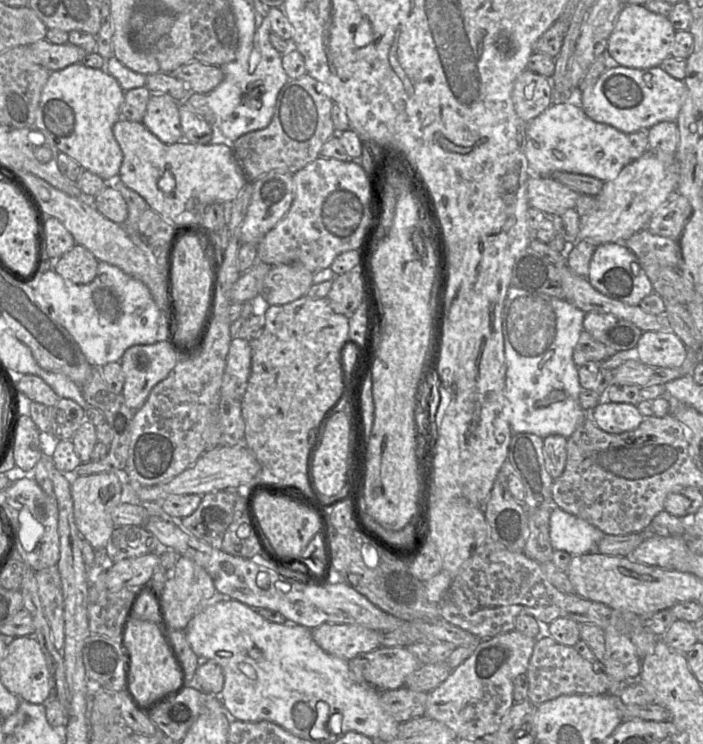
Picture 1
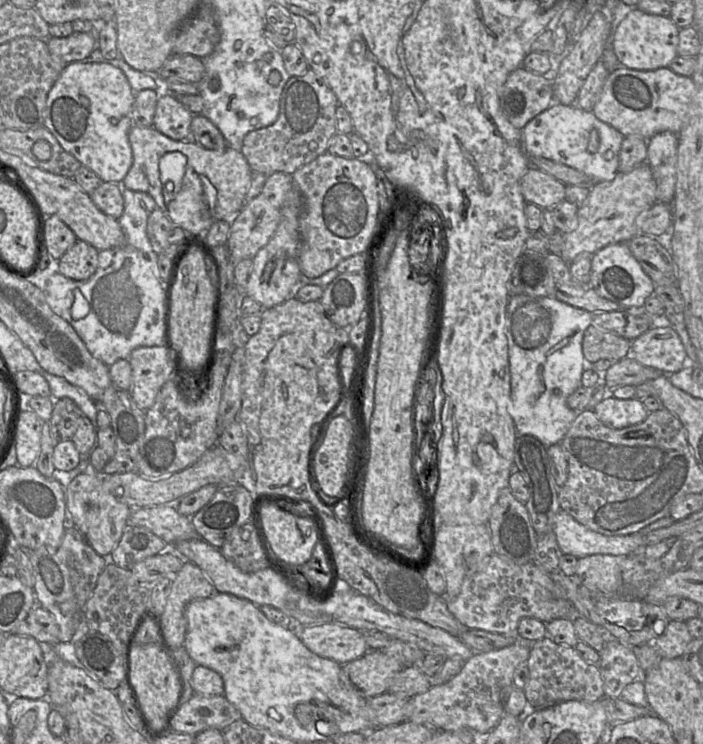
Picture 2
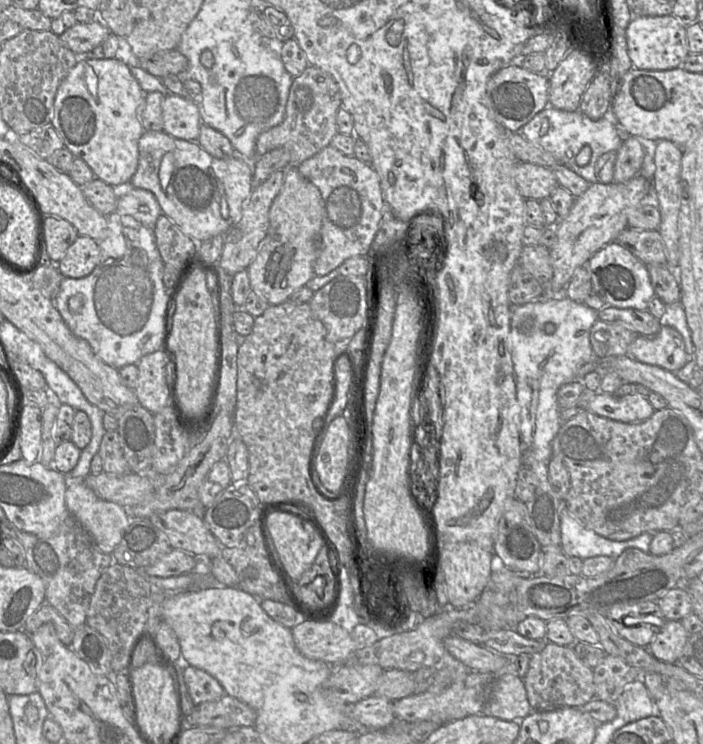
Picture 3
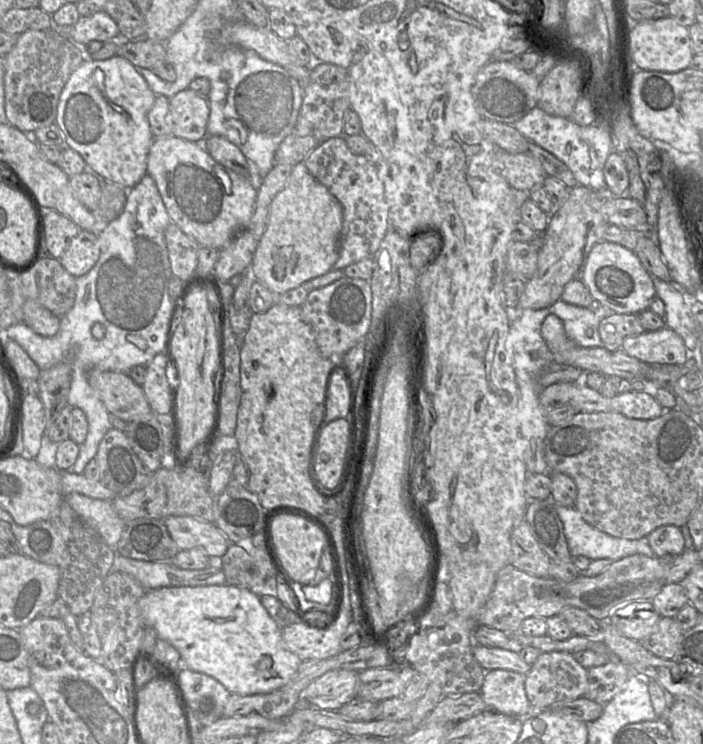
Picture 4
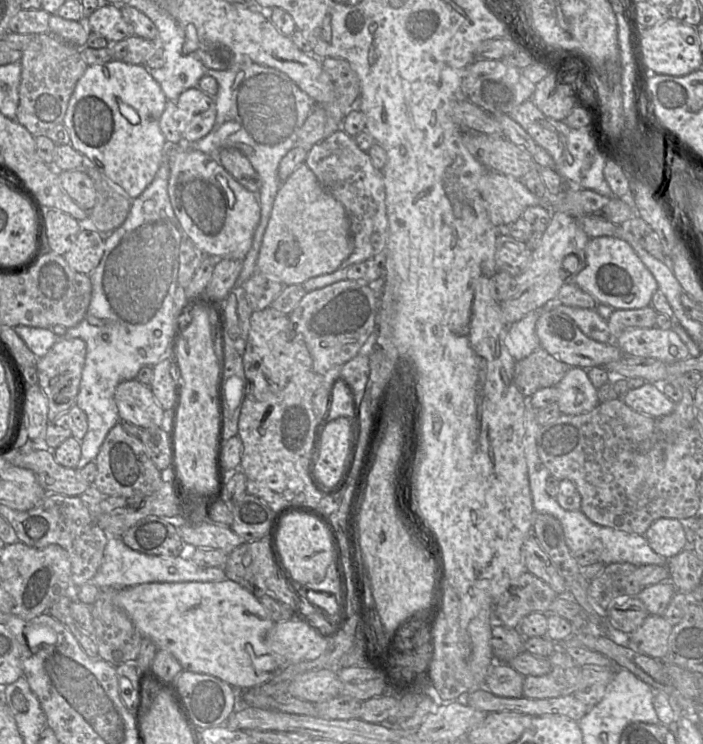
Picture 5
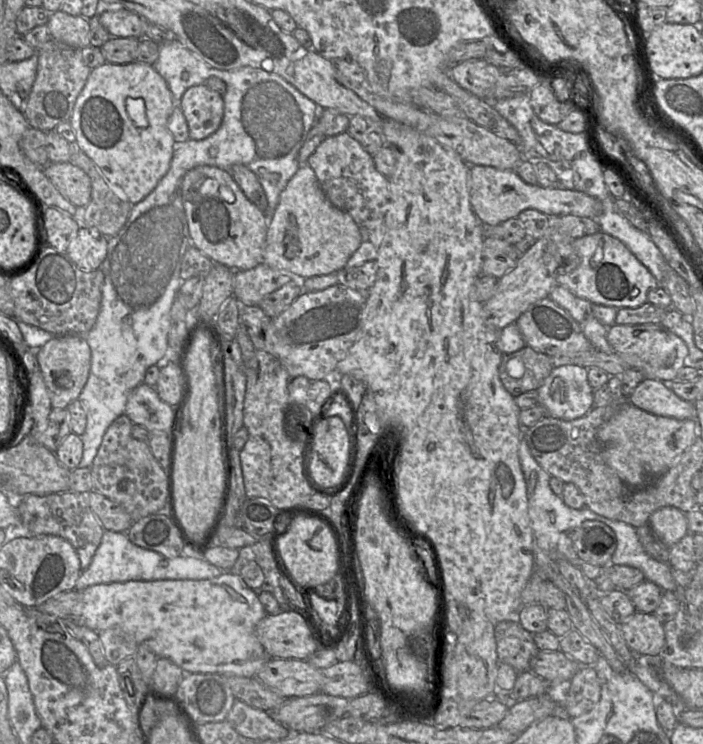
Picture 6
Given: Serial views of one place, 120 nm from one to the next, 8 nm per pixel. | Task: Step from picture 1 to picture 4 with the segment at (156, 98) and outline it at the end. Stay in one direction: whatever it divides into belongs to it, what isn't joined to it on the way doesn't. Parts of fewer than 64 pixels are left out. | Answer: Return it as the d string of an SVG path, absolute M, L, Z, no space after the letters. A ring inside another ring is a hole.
M186 89L169 99L172 135L191 142L202 142L207 137L209 104L204 95Z

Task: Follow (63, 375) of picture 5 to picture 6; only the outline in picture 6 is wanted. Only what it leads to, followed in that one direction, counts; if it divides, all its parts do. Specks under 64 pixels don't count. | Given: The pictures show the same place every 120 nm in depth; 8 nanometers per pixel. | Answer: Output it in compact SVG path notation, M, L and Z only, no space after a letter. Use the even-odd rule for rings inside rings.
M53 335L35 353L52 408L66 409L71 402L78 399L89 375L91 350L84 335Z

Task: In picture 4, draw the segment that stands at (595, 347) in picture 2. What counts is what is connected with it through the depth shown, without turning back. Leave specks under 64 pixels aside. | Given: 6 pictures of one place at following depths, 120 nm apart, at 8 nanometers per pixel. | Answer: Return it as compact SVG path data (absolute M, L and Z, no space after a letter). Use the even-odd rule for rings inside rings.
M618 313L603 318L598 330L602 346L610 351L620 349L627 336L639 335L645 331L639 323L637 314Z

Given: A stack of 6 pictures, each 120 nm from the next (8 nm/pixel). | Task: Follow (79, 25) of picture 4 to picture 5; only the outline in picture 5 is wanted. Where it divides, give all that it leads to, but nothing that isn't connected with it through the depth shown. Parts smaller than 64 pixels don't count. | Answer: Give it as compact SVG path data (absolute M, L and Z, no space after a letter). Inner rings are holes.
M102 3L85 21L89 31L101 35L110 44L133 36L133 27L124 19L120 7Z

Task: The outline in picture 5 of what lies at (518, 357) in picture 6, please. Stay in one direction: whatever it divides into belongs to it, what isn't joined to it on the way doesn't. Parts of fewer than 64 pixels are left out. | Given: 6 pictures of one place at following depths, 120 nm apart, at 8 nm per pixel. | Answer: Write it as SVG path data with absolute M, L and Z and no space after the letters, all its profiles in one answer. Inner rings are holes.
M538 347L526 358L514 362L513 379L524 397L536 391L557 385L570 366Z

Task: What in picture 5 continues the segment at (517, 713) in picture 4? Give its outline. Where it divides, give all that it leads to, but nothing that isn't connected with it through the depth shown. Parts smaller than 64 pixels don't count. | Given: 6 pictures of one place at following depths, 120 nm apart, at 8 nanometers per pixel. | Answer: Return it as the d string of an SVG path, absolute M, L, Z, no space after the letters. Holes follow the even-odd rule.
M497 663L491 667L485 687L494 695L503 698L523 697L524 676L508 663Z

